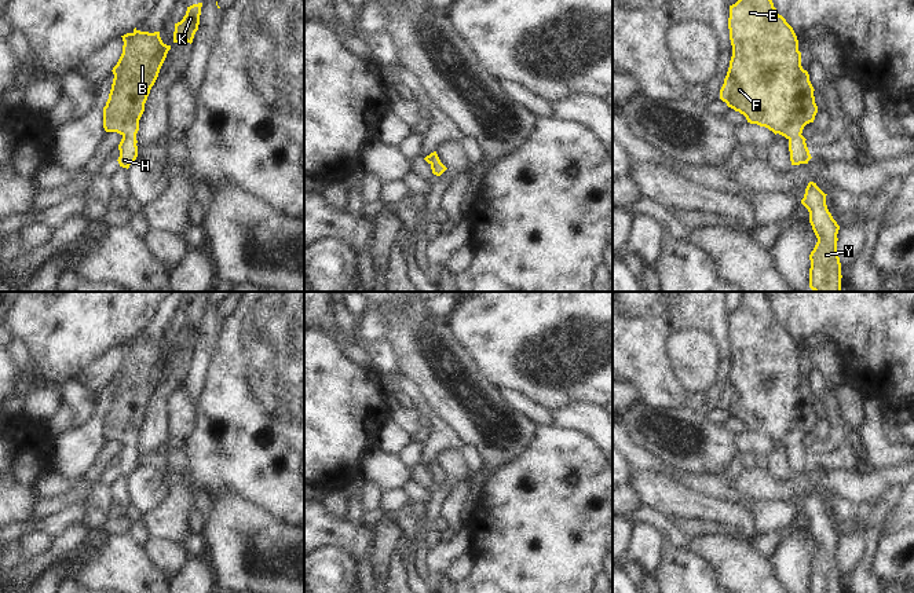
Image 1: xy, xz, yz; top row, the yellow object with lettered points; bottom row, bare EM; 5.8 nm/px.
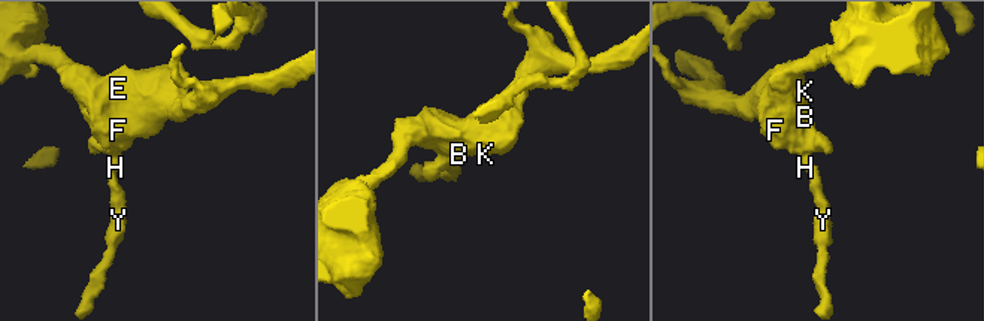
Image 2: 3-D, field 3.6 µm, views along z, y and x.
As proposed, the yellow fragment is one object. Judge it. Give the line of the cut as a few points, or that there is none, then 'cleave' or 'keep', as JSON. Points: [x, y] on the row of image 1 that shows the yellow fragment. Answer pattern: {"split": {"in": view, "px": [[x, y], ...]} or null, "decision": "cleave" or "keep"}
{"split": null, "decision": "keep"}

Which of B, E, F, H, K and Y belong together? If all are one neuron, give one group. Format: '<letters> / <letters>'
B E F H K Y

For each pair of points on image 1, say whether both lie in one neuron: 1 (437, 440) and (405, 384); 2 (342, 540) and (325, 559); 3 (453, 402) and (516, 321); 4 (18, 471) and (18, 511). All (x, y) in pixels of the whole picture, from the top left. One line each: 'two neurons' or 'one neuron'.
1: one neuron
2: two neurons
3: two neurons
4: one neuron

